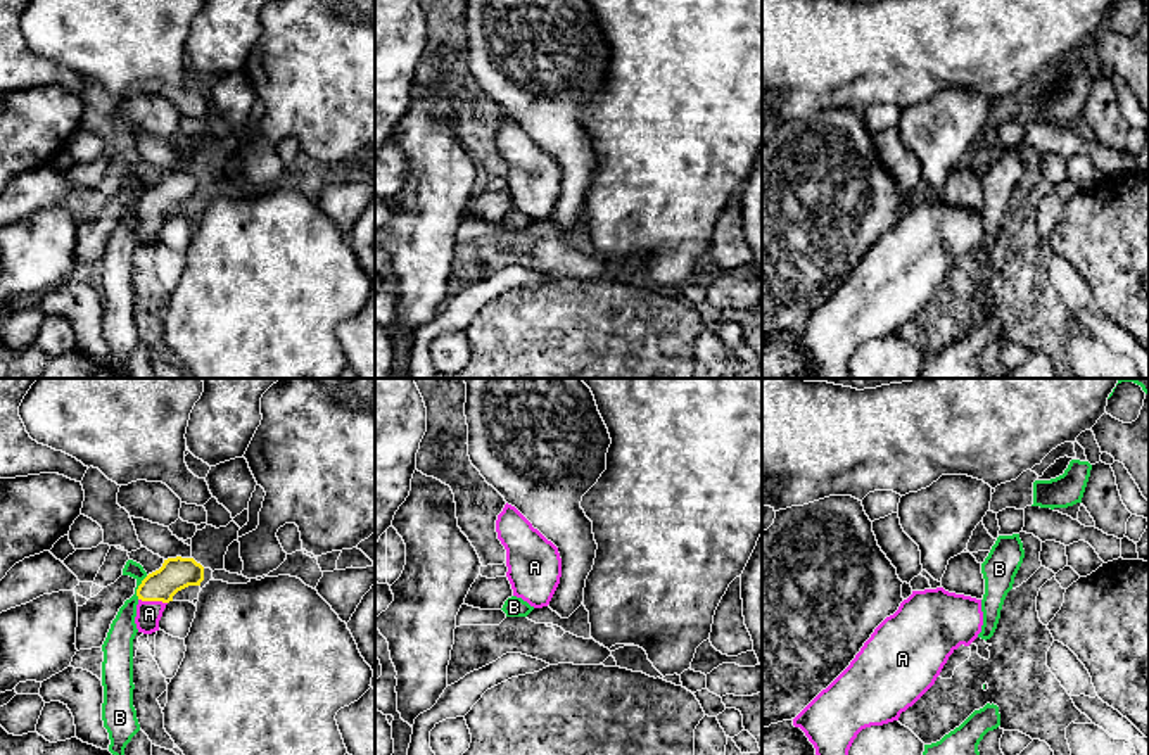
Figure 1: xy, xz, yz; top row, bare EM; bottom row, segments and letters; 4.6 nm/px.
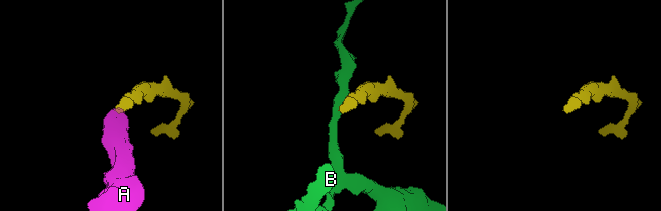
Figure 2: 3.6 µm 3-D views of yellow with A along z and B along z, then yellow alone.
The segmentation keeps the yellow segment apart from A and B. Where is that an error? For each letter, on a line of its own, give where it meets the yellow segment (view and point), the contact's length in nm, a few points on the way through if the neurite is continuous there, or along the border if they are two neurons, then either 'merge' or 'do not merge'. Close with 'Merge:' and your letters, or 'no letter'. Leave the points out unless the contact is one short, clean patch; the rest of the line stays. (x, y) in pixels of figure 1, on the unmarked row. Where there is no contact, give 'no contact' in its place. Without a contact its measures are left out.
A: meets yellow in xy at (152, 213); contact 140 nm long; runs through xy (175, 187), (152, 213), (149, 227); merge
B: meets yellow in xy at (139, 201); contact 120 nm long; border along xy (147, 189), (137, 203), (137, 211); do not merge
Merge: A

